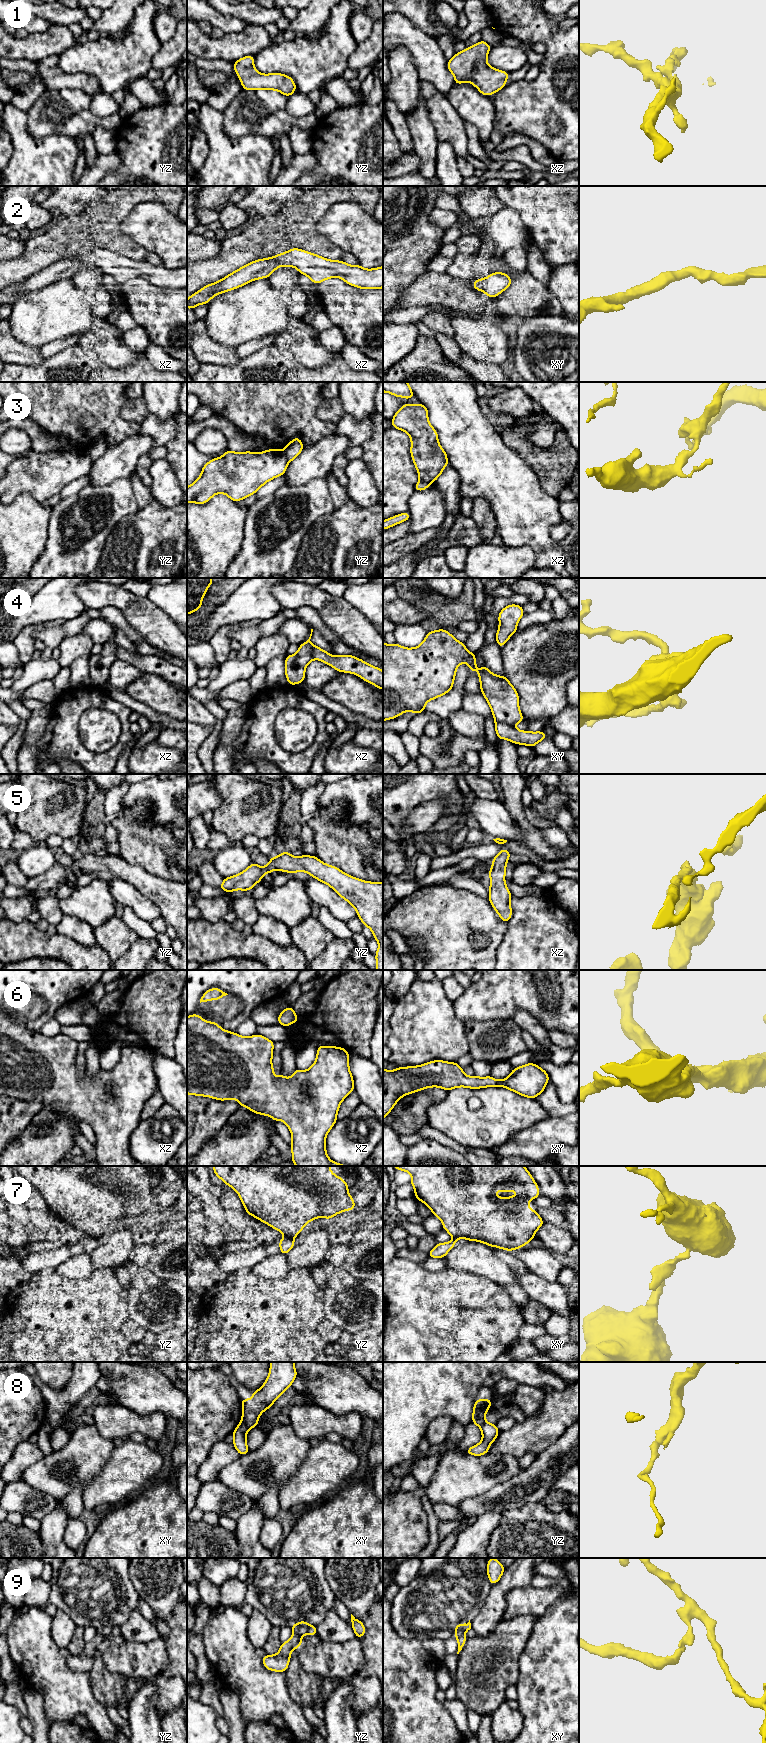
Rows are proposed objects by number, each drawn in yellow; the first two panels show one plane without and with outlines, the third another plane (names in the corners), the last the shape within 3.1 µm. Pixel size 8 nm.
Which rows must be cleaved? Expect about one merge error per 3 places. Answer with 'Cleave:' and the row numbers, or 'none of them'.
Cleave: 3, 4, 7, 8, 9

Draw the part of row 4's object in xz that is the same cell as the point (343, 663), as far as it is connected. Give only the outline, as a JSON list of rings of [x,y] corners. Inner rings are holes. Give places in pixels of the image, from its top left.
[[[311,629],[311,634],[310,634],[310,637],[309,639],[305,642],[305,643],[309,643],[312,645],[312,654],[313,654],[313,657],[314,659],[317,659],[317,660],[320,660],[328,665],[330,665],[331,667],[333,667],[335,670],[339,671],[339,672],[347,672],[347,673],[352,673],[352,674],[356,674],[358,675],[361,679],[363,679],[364,681],[366,682],[369,682],[371,683],[372,685],[380,688],[381,690],[383,690],[383,671],[380,669],[380,668],[377,668],[375,666],[372,666],[370,664],[368,664],[367,662],[357,658],[357,657],[354,657],[352,655],[334,655],[334,656],[331,656],[328,652],[326,652],[325,650],[317,647],[317,646],[314,646],[310,639],[311,639],[311,636],[312,636],[312,632],[313,632],[313,629]]]

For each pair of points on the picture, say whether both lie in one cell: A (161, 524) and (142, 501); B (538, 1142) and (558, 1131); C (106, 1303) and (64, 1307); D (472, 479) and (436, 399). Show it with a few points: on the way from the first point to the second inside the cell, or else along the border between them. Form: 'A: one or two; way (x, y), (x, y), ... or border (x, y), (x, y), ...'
A: two; border (153, 499), (140, 509)
B: one; way (540, 1135), (541, 1131), (551, 1131)
C: one; way (96, 1307), (94, 1309), (74, 1309)
D: one; way (472, 459), (472, 444), (456, 419)

